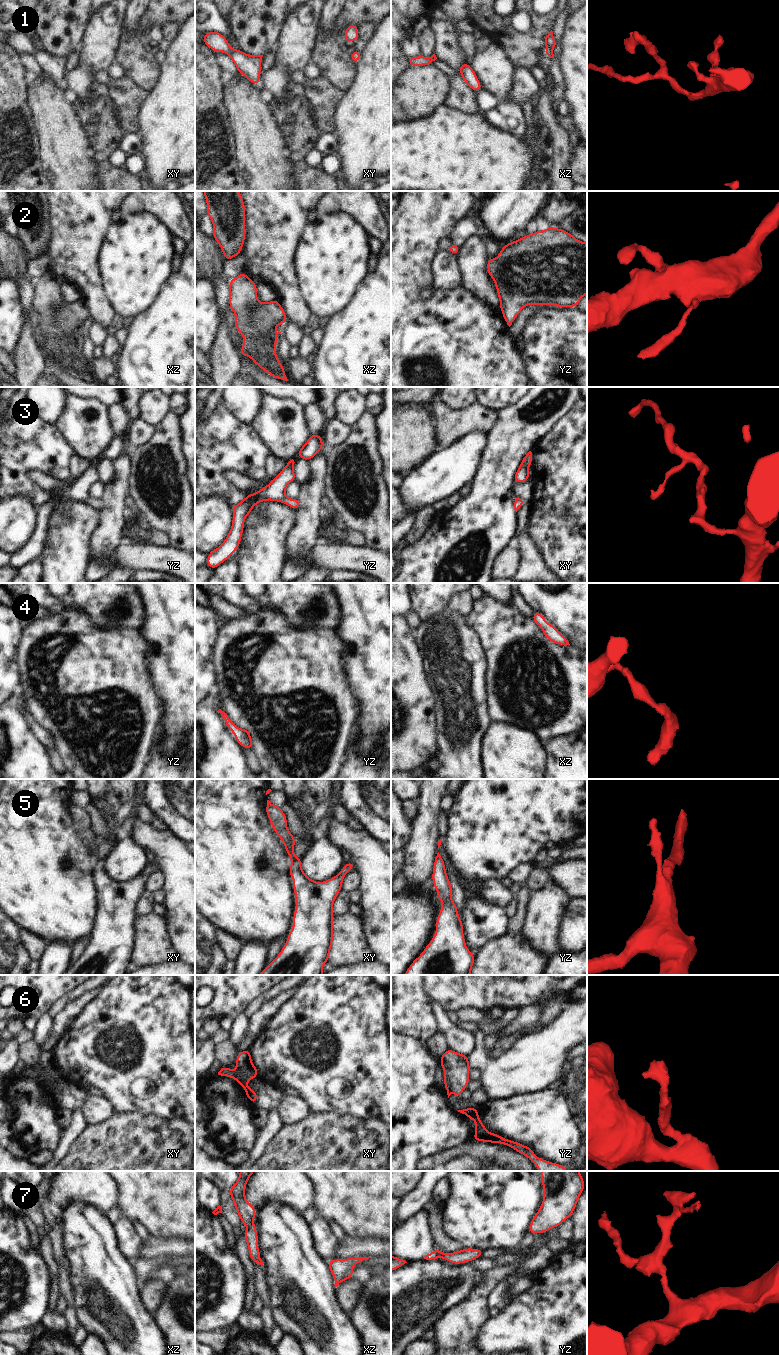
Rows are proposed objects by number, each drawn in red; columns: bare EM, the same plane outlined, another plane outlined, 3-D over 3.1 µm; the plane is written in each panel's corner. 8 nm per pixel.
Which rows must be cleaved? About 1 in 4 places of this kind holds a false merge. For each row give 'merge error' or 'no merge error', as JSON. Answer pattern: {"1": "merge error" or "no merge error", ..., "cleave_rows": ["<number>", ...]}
{"1": "no merge error", "2": "no merge error", "3": "no merge error", "4": "no merge error", "5": "no merge error", "6": "no merge error", "7": "no merge error", "cleave_rows": []}

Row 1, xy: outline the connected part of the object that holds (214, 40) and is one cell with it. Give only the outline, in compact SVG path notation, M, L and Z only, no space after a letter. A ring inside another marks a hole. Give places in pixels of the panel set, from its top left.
M217 31L206 32L203 36L203 43L214 52L223 52L230 56L238 72L245 76L252 84L260 84L263 55L248 55L239 49L232 49L221 33Z

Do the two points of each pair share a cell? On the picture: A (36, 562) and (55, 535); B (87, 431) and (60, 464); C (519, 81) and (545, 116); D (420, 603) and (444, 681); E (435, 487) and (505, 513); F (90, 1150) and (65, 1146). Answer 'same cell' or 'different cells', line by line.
A: different cells
B: different cells
C: different cells
D: different cells
E: different cells
F: different cells

